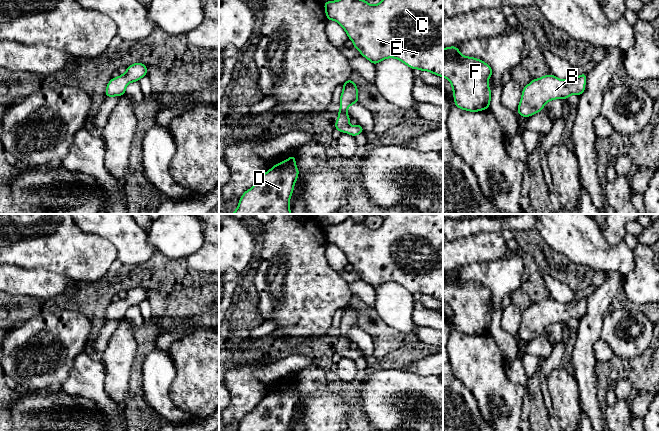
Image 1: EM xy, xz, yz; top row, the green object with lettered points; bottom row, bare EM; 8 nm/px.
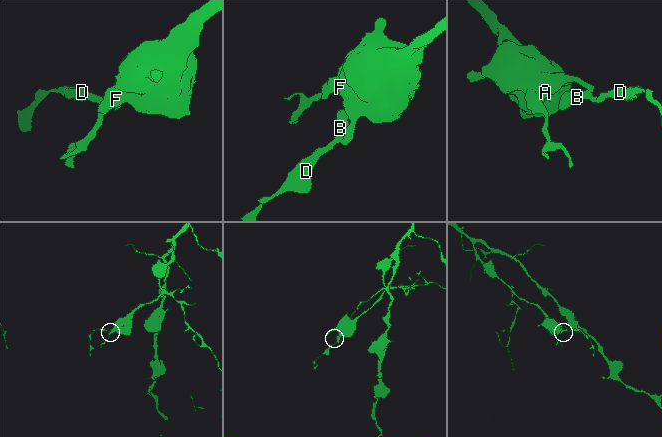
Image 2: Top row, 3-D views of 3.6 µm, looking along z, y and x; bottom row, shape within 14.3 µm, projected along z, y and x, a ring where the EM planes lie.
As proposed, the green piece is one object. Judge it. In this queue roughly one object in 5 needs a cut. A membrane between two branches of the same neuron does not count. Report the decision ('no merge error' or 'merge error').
no merge error

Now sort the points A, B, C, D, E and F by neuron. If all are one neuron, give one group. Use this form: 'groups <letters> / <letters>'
groups A B C D E F

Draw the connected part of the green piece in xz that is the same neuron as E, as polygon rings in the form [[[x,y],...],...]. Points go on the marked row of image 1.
[[[336,0],[325,1],[324,7],[327,21],[334,20],[338,22],[346,31],[348,38],[353,41],[353,47],[357,48],[360,55],[374,65],[386,58],[396,58],[413,70],[429,71],[443,78],[443,0],[382,0],[377,5],[368,4],[365,0]]]

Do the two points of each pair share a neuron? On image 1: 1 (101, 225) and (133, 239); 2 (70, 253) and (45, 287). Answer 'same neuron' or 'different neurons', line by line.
1: same neuron
2: different neurons

